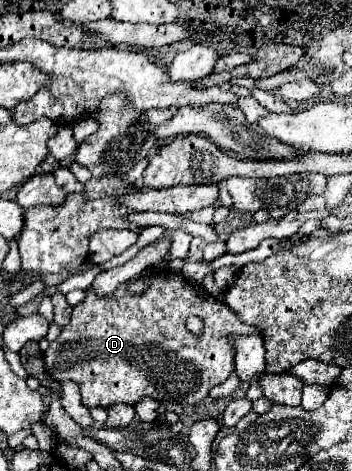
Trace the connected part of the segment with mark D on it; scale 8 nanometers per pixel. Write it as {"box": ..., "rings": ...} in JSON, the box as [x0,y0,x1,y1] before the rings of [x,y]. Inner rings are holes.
{"box":[43,274,257,406],"rings":[[[159,274],[143,296],[131,296],[125,288],[127,284],[121,284],[115,294],[103,300],[87,290],[85,304],[73,308],[71,320],[63,328],[61,336],[43,352],[43,362],[49,378],[57,382],[75,382],[81,388],[83,406],[133,406],[143,398],[195,404],[203,400],[213,386],[225,382],[233,372],[233,350],[227,342],[227,334],[257,334],[257,328],[241,322],[227,304],[213,298],[199,298],[193,284],[189,284],[181,274]],[[193,314],[201,316],[205,322],[205,330],[199,338],[185,330],[185,320]]]}

